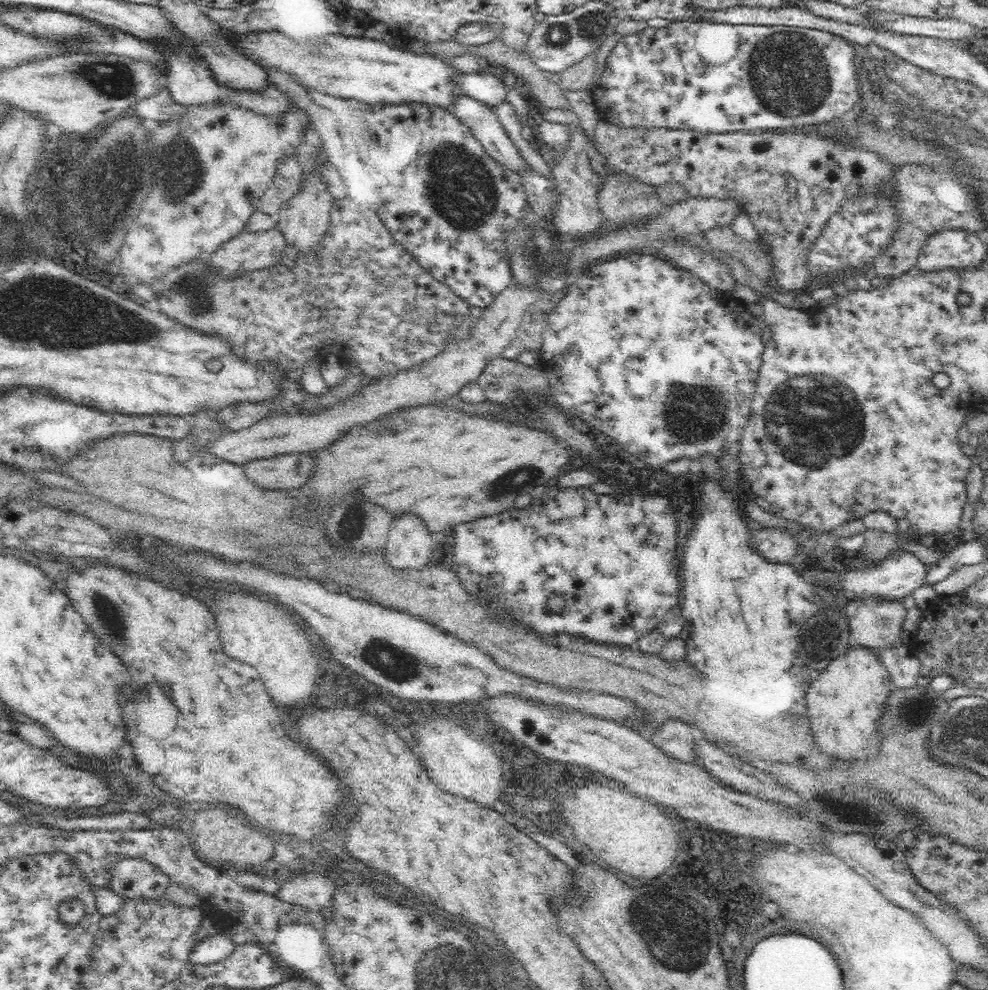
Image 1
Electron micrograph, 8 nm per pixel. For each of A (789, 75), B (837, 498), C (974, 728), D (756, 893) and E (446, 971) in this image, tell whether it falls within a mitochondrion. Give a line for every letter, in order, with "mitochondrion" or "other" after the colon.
A: mitochondrion
B: other
C: mitochondrion
D: other
E: mitochondrion

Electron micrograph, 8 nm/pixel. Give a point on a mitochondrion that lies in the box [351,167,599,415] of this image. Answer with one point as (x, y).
(541, 268)

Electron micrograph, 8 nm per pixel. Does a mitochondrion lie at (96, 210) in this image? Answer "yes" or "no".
yes

